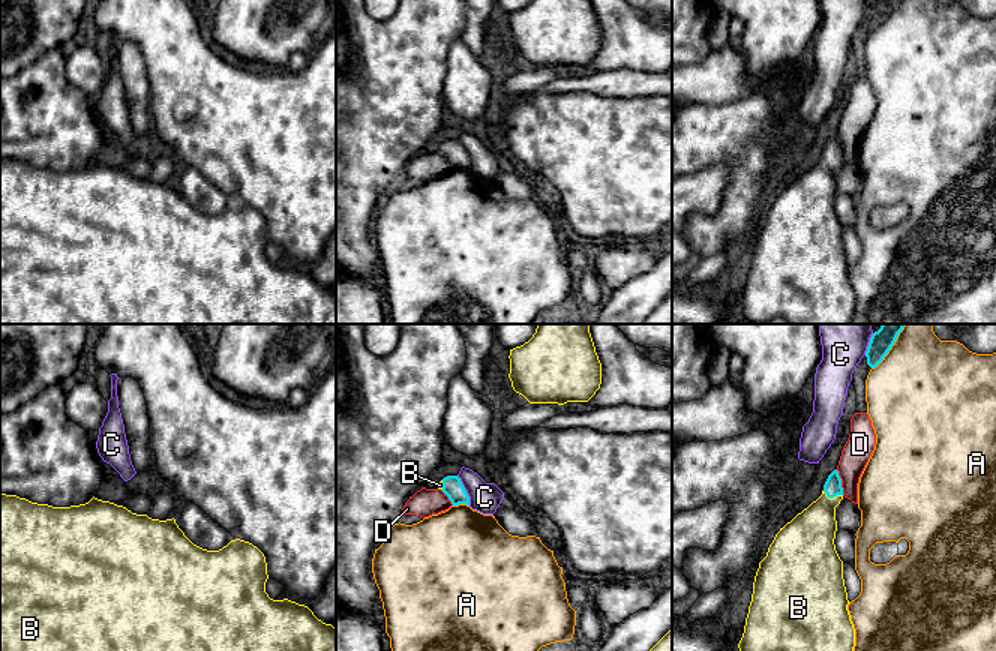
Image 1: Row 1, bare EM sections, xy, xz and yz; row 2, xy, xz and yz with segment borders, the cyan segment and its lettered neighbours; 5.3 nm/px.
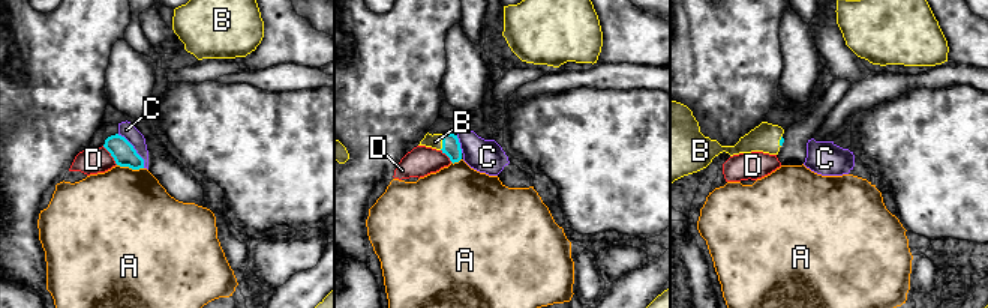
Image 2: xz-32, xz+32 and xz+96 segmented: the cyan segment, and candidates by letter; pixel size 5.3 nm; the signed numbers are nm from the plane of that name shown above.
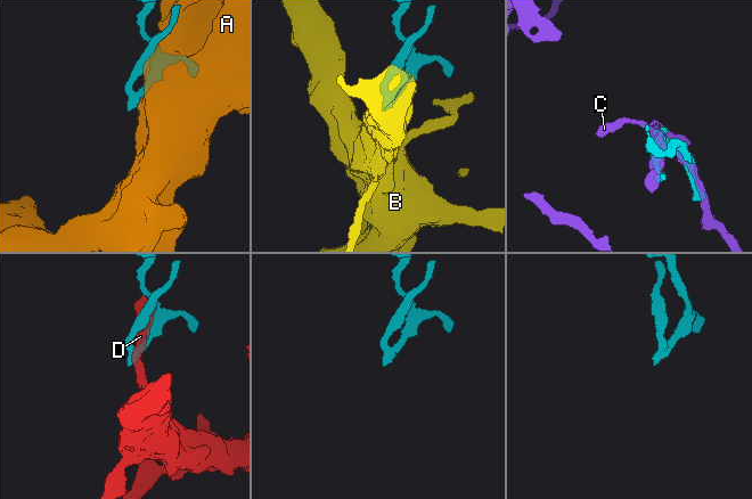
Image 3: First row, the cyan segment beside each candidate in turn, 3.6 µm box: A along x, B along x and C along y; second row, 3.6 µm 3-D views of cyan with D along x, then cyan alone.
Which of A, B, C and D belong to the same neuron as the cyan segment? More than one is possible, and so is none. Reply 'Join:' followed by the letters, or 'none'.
Join: B

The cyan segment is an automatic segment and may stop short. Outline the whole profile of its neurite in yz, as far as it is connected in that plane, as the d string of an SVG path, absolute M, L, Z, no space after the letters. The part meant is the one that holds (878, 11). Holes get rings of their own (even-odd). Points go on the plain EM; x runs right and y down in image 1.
M872 0L866 21L870 32L876 32L894 9L897 0Z

